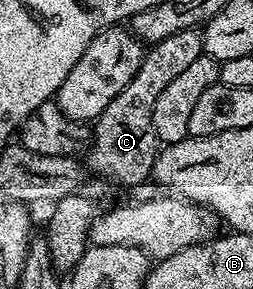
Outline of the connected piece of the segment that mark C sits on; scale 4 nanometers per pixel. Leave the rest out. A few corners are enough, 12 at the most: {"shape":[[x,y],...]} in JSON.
{"shape":[[200,28],[145,49],[135,79],[92,122],[105,181],[150,180],[155,99],[203,55]]}

